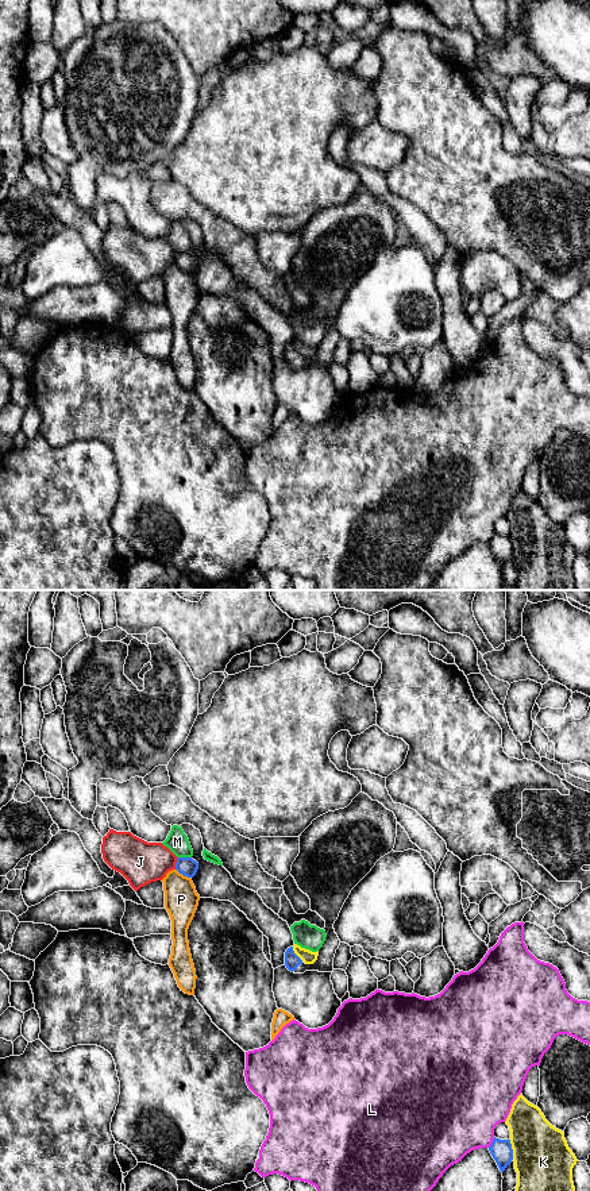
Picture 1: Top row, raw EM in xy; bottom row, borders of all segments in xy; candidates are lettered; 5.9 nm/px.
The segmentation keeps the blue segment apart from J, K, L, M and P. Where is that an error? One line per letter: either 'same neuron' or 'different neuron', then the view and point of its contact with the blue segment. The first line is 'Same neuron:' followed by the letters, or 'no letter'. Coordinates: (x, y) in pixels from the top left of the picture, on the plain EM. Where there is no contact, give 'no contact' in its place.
Same neuron: no letter
J: different neuron; contact xy (176, 258)
K: different neuron; contact xy (512, 544)
L: different neuron; contact xy (492, 538)
M: different neuron; contact xy (185, 253)
P: different neuron; contact xy (182, 269)

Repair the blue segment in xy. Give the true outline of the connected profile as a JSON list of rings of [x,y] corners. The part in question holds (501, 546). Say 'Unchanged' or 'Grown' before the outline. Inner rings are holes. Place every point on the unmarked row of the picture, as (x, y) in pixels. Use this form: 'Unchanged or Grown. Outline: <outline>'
Unchanged. Outline: [[[494,532],[491,540],[489,541],[489,546],[495,555],[500,566],[504,567],[513,555],[510,535],[500,535]]]

